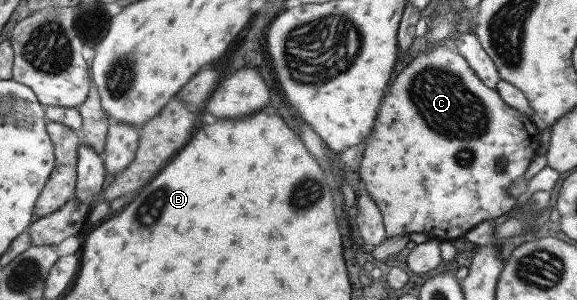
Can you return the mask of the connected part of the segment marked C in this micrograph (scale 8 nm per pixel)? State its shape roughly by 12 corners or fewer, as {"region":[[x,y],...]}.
{"region":[[452,43],[395,78],[359,177],[386,232],[516,211],[536,125]]}

